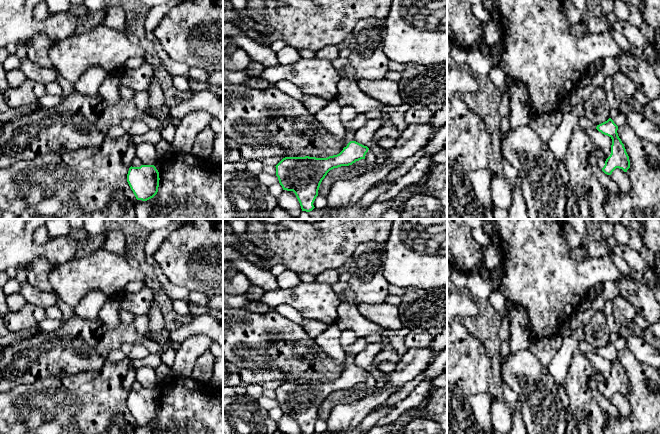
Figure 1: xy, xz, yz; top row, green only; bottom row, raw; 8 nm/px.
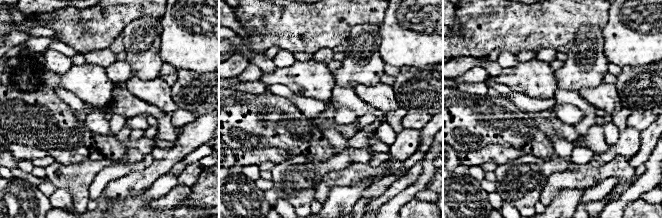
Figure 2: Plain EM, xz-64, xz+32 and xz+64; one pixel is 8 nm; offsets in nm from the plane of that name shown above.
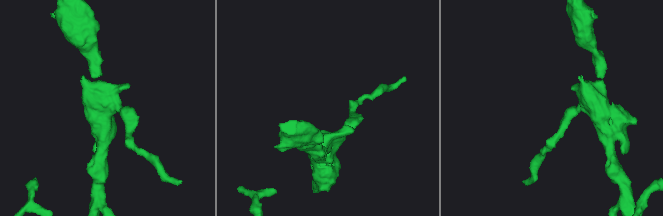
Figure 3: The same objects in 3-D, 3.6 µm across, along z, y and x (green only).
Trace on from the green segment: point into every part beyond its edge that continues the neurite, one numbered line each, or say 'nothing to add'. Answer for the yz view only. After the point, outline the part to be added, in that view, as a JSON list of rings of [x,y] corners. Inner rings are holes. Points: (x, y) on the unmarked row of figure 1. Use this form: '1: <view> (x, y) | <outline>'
1: yz (583, 345) | [[[584,338],[579,343],[579,349],[583,353],[596,353],[597,349],[588,344]]]

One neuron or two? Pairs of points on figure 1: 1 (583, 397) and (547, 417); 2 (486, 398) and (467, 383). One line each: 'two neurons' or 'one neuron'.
1: two neurons
2: two neurons

